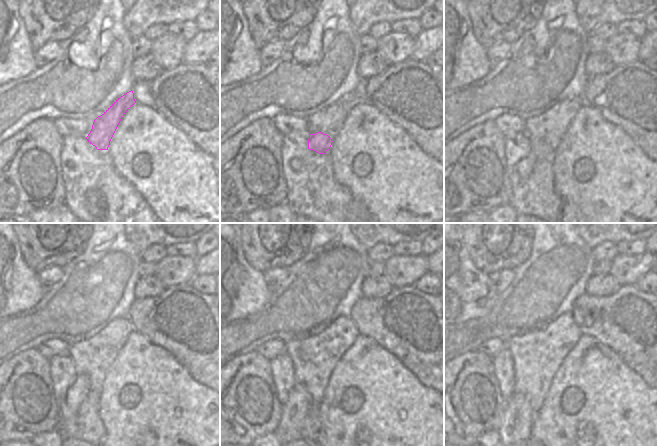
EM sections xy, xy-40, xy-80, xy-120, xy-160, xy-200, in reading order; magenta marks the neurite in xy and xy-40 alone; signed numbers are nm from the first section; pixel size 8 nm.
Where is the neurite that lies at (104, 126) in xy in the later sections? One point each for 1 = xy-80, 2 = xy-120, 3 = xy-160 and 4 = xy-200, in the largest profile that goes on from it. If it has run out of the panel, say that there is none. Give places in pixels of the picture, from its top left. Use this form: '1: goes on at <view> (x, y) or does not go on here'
1: goes on at xy-80 (539, 149)
2: goes on at xy-120 (76, 394)
3: goes on at xy-160 (295, 409)
4: goes on at xy-200 (518, 416)

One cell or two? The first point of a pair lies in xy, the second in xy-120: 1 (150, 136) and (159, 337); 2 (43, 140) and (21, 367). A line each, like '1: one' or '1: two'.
1: two
2: one

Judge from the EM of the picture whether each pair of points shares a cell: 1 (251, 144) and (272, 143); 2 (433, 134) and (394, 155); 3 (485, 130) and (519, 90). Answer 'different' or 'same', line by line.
1: same
2: different
3: different

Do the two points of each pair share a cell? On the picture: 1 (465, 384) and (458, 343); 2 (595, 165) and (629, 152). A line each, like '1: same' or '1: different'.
1: different
2: same

